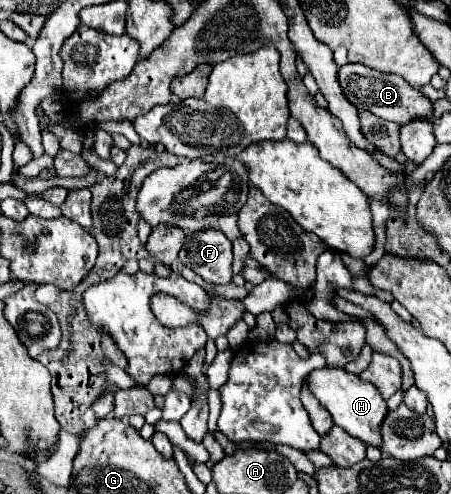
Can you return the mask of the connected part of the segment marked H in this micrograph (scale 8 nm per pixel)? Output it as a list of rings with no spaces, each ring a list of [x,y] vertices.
[[[326,367],[326,369],[312,371],[308,375],[308,387],[318,397],[318,401],[328,409],[334,425],[342,427],[346,433],[350,433],[352,437],[358,437],[366,445],[372,445],[378,449],[382,447],[380,425],[388,415],[388,405],[376,387],[360,381],[358,375],[352,375],[338,367]]]

